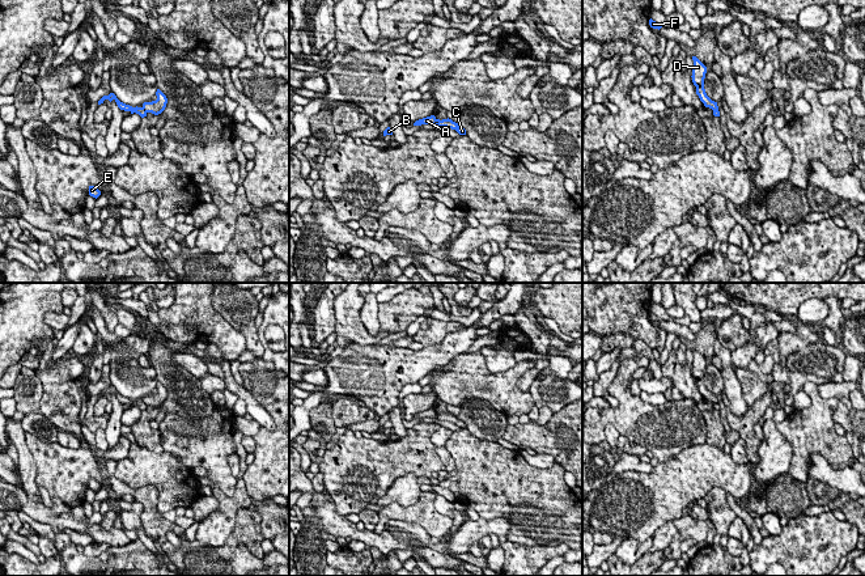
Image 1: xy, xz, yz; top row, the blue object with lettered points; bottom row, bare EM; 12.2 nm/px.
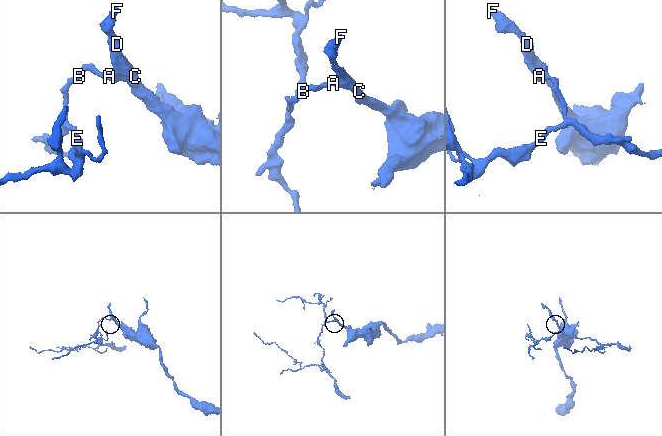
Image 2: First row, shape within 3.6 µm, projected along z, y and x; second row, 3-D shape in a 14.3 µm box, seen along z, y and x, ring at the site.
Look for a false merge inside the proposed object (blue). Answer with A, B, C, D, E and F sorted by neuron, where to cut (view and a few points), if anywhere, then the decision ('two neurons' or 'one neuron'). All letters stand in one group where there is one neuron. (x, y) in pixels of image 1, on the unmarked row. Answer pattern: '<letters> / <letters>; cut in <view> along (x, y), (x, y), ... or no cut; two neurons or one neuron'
A B E / C D F; cut in xz along (436, 413), (437, 418); two neurons

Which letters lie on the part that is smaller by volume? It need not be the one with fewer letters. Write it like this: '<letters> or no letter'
A, B, E

